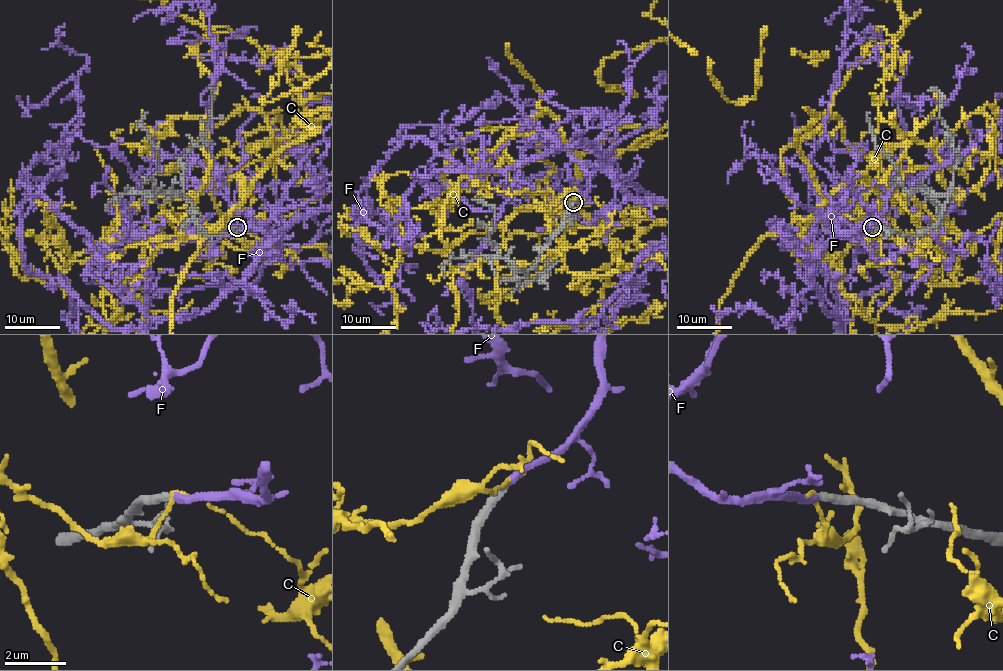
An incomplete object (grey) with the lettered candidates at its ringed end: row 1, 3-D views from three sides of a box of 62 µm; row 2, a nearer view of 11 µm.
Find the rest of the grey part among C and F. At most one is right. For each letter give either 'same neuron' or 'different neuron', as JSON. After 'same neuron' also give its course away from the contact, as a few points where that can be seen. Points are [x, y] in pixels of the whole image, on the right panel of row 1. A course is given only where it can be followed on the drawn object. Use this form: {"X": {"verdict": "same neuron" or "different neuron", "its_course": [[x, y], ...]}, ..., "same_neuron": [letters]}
{"C": {"verdict": "different neuron"}, "F": {"verdict": "same neuron"}, "same_neuron": ["F"]}

